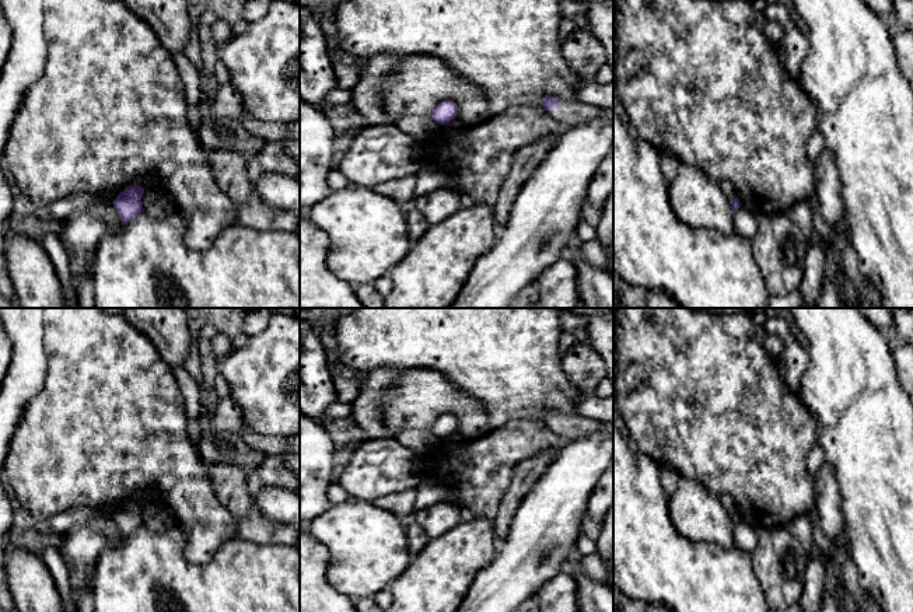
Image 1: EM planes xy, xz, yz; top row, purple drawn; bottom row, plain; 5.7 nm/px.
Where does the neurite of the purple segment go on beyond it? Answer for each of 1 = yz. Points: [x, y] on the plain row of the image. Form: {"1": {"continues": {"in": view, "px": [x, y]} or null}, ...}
{"1": {"continues": null}}

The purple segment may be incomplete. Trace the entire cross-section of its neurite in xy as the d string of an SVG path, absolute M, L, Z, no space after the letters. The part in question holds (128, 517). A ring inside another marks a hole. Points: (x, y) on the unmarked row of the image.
M130 499L112 515L113 521L120 529L122 538L127 538L136 529L139 529L143 522L141 511L144 503L139 499Z

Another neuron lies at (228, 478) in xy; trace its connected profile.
M242 461L203 462L217 500L237 520L253 510L253 496L248 489L249 468Z

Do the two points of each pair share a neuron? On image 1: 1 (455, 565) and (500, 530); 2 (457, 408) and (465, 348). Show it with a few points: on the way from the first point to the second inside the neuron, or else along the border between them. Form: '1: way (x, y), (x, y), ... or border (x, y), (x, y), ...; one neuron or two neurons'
1: border (490, 520), (495, 537), (499, 541); two neurons
2: border (434, 370), (486, 411); two neurons

